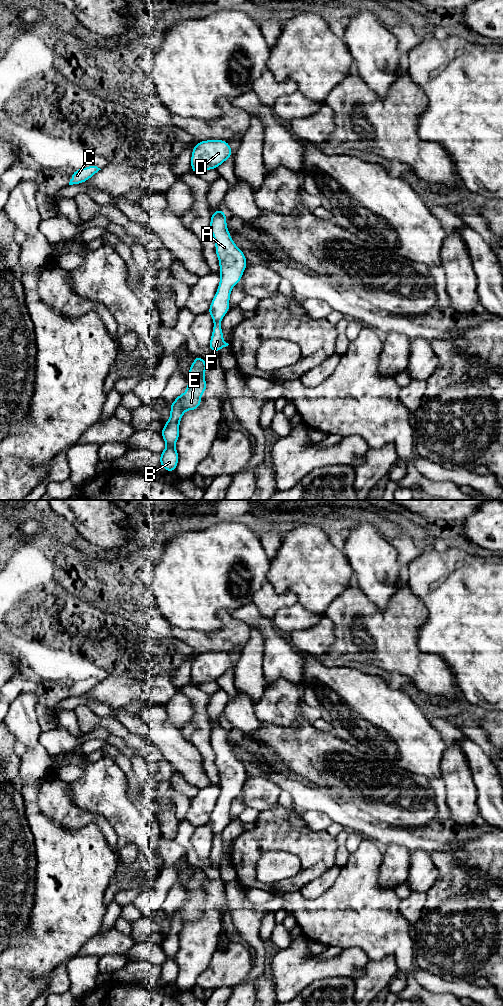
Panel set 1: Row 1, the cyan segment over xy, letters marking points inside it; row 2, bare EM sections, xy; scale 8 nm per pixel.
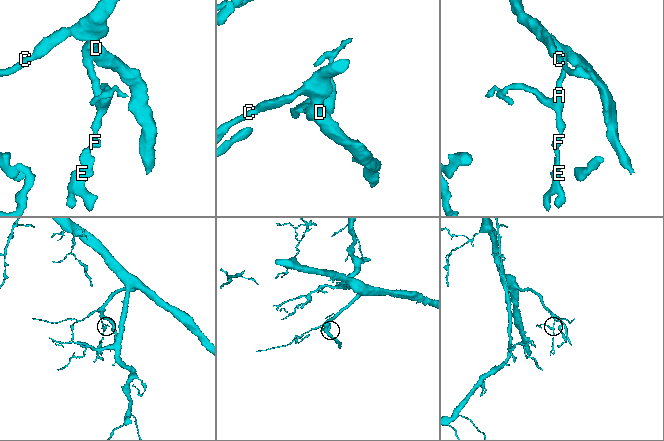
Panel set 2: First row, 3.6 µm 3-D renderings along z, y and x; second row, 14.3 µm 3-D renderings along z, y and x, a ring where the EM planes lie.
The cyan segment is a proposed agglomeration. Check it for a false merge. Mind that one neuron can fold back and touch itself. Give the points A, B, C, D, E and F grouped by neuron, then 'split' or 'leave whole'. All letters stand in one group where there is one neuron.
groups A B C D E F; leave whole

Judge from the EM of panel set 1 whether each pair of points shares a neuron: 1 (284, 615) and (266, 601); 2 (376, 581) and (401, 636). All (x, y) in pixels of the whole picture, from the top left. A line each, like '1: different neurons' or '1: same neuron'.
1: different neurons
2: different neurons

